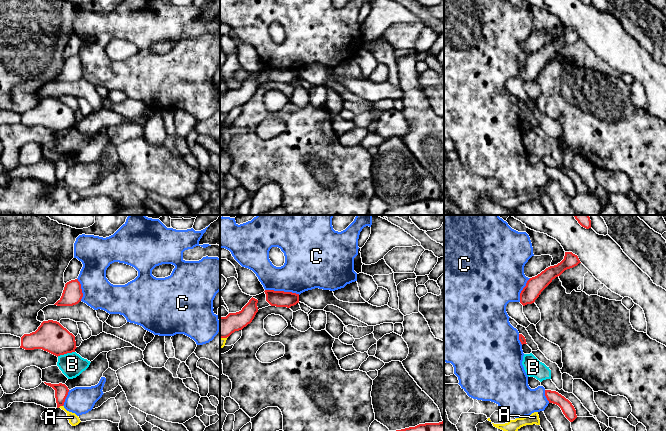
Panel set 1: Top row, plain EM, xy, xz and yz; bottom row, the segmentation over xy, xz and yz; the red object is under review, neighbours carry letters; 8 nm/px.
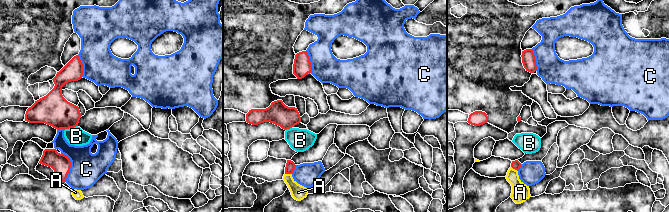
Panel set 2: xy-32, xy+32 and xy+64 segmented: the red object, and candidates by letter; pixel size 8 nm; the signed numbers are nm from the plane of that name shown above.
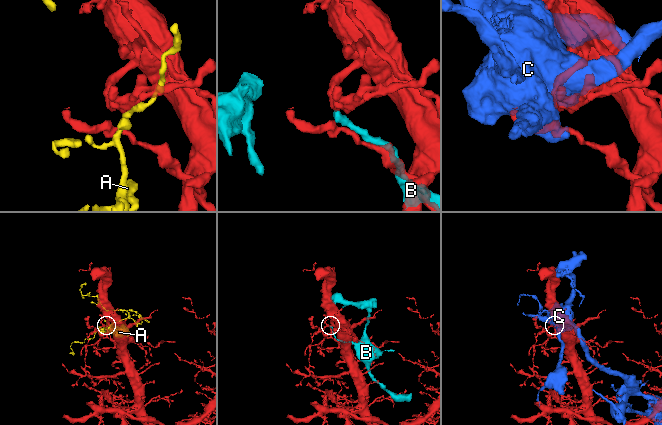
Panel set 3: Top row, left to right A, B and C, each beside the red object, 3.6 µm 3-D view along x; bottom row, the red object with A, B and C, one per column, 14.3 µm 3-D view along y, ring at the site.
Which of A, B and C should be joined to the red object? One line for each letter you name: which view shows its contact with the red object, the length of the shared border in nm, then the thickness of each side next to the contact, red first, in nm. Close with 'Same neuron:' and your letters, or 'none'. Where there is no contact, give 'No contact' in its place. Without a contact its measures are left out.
Same neuron: none

